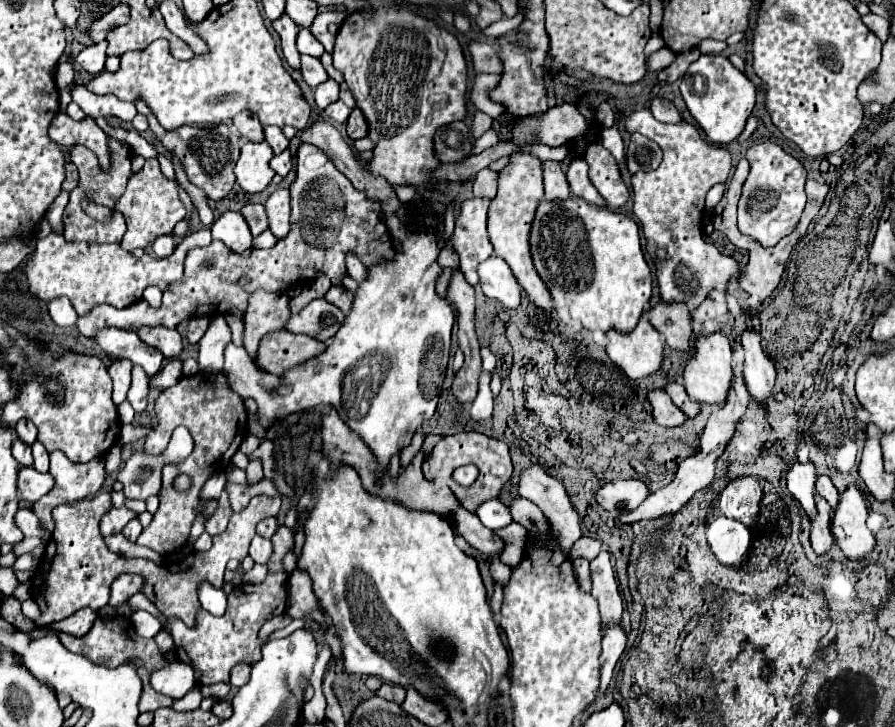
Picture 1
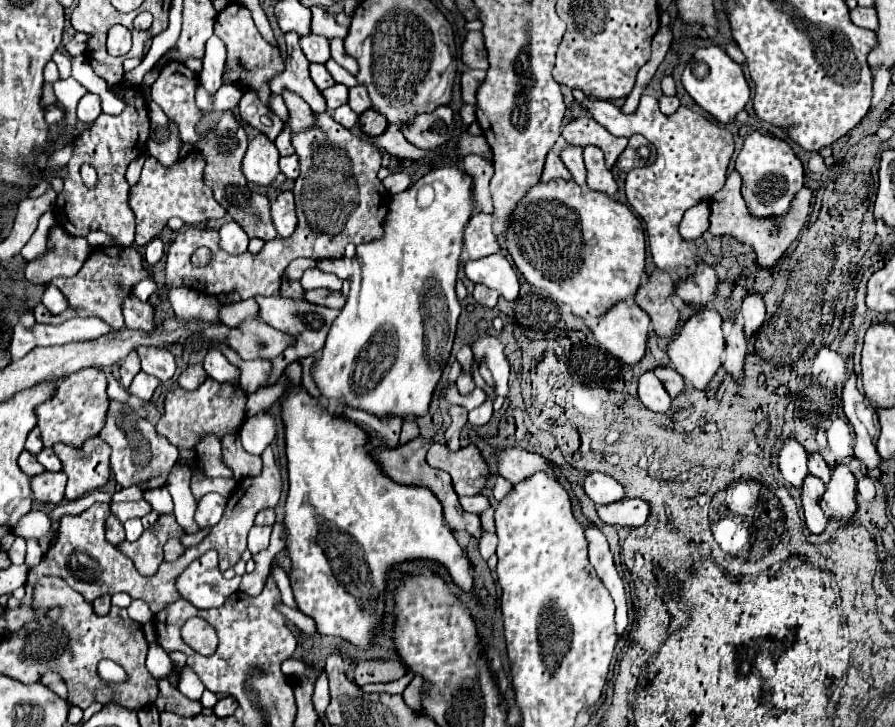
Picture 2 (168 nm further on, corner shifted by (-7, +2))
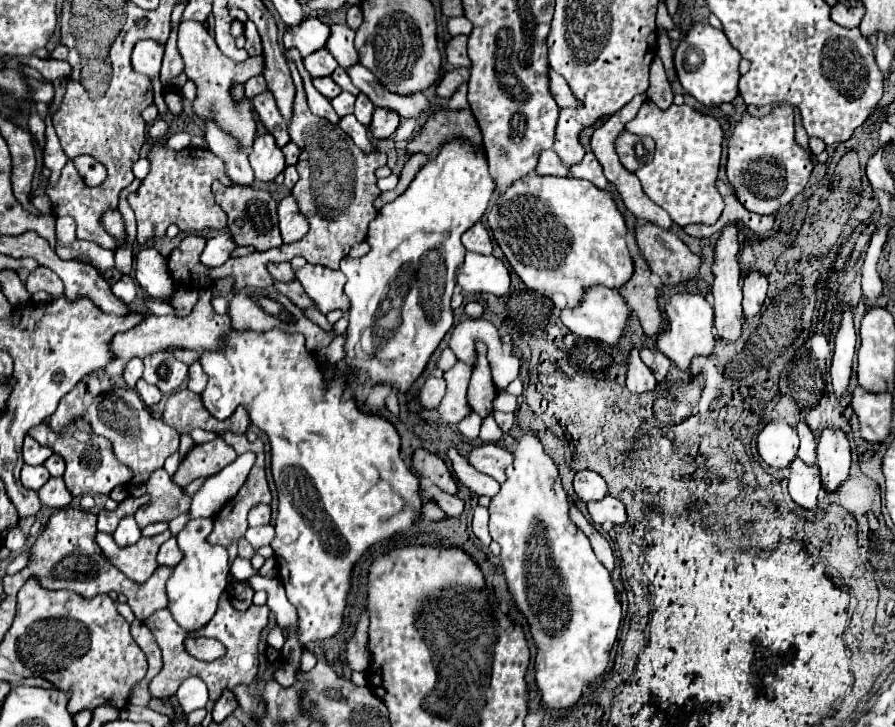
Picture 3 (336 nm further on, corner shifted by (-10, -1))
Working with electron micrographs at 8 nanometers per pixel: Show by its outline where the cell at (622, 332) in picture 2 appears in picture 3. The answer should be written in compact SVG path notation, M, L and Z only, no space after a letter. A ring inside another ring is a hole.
M604 286L588 288L580 306L562 310L562 322L566 328L570 328L574 334L578 334L582 338L600 340L600 342L606 342L608 346L620 344L620 340L624 338L626 328L630 324L630 316L632 316L632 310L628 308L626 300L620 296L620 292L604 288Z

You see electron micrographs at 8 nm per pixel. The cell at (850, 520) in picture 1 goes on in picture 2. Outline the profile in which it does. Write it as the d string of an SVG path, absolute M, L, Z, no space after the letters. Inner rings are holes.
M837 463L831 469L829 483L825 485L825 493L821 497L821 509L829 517L839 517L843 521L849 521L857 509L855 491L857 491L855 475L849 471L847 465Z

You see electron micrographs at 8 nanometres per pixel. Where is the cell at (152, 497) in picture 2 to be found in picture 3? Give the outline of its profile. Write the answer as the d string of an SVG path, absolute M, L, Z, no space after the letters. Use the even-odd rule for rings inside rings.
M196 518L176 535L177 543L184 552L184 560L174 568L174 574L168 578L166 592L168 592L168 608L174 620L186 630L198 630L212 620L218 606L218 598L226 588L228 553L223 546L210 546L207 542L213 527L212 518Z

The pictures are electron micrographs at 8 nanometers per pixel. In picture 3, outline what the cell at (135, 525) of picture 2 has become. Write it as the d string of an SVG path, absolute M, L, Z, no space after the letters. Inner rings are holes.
M132 516L124 518L124 520L118 524L116 532L114 532L114 540L116 540L118 546L136 544L140 538L142 538L142 530L140 530L140 526L136 524L136 520L134 520Z

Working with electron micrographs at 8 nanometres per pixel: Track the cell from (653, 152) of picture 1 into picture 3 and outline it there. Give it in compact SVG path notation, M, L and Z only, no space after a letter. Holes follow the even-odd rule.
M622 132L616 142L616 152L620 156L622 166L630 172L636 172L636 168L642 168L644 164L652 162L654 140L648 136L636 136L630 132Z

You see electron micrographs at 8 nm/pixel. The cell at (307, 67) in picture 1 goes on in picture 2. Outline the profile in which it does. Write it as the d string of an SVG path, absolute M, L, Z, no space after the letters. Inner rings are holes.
M309 65L309 73L311 73L311 79L313 79L313 83L317 85L319 91L335 85L335 81L329 75L329 71L325 69L325 65Z

